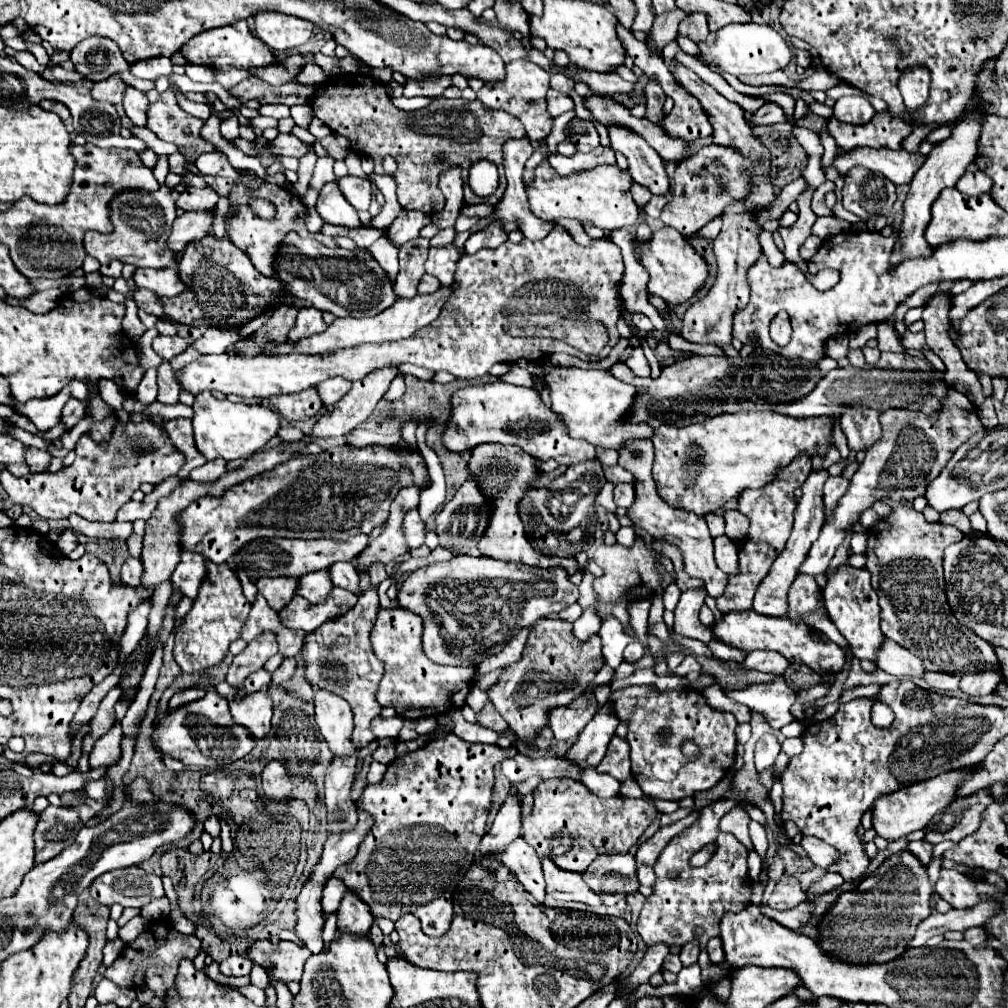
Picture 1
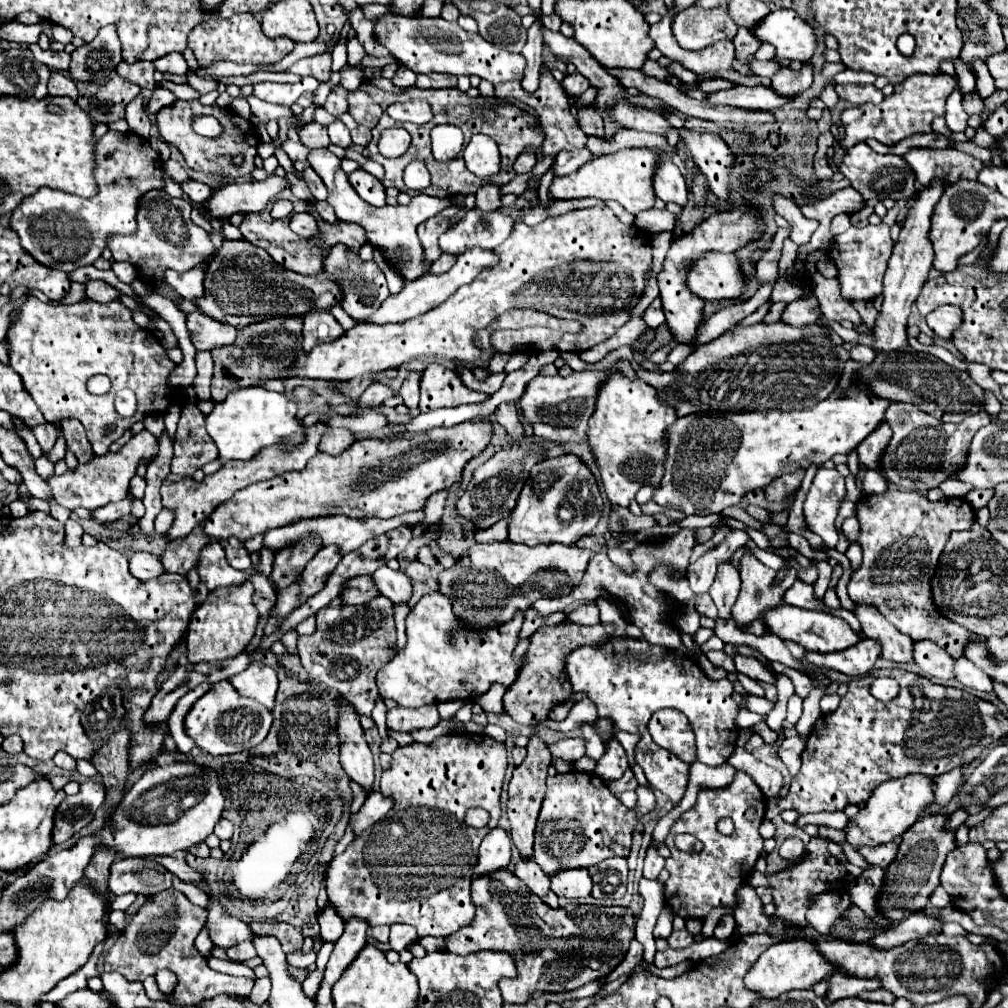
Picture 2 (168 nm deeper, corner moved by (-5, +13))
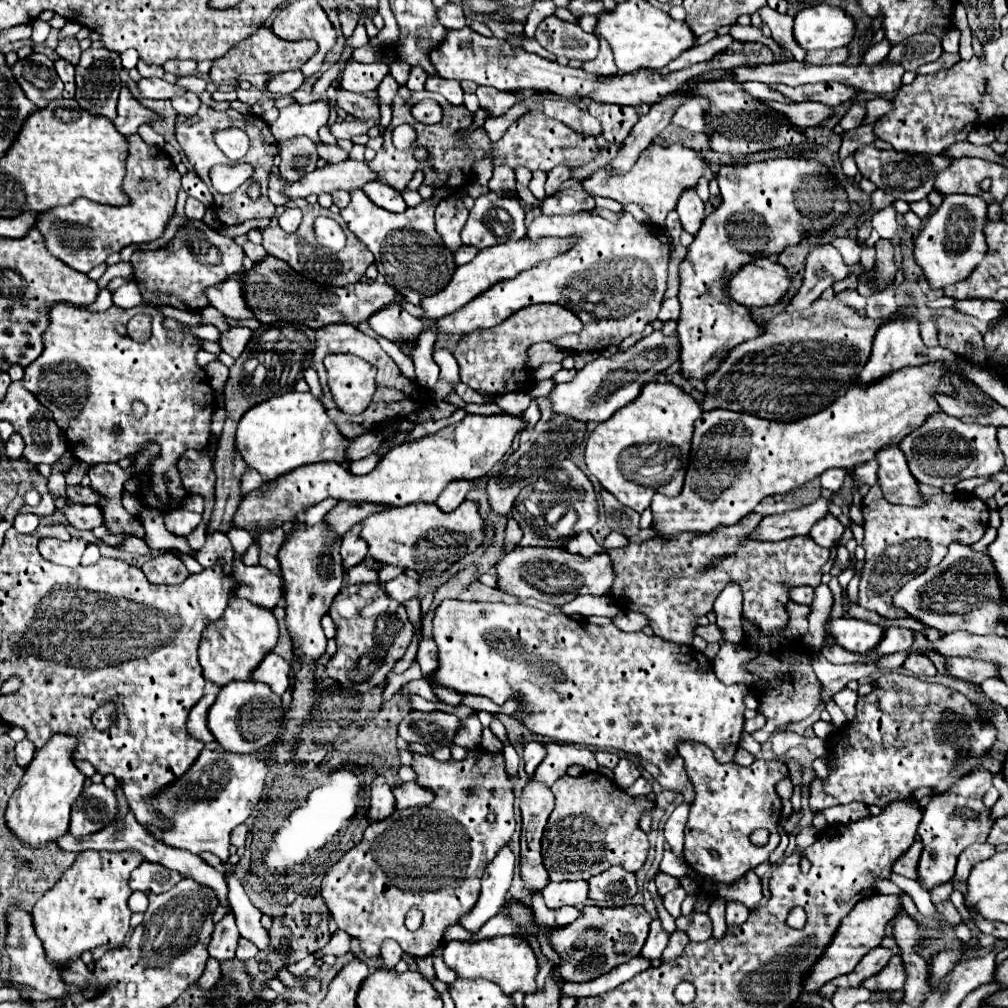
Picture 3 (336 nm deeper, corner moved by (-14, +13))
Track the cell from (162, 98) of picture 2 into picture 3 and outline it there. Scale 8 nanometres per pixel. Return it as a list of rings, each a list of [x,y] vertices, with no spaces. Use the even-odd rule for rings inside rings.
[[[188,93],[184,97],[172,99],[172,105],[182,115],[194,115],[194,113],[197,113],[198,107],[200,107],[200,99],[194,93]]]

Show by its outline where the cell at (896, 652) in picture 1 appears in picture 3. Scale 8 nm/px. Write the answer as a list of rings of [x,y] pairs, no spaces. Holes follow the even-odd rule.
[[[952,657],[948,661],[948,673],[962,679],[980,685],[980,681],[988,677],[998,677],[1000,679],[1000,669],[992,665],[992,661],[976,661],[968,657]]]

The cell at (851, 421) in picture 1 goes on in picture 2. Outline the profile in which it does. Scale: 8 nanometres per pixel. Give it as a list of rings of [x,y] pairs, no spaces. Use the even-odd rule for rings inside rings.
[[[883,421],[883,425],[879,425],[879,429],[875,429],[875,433],[867,437],[867,441],[859,443],[859,449],[857,449],[859,461],[871,469],[879,469],[879,457],[887,447],[889,439],[891,439],[891,427],[887,425],[887,421]]]

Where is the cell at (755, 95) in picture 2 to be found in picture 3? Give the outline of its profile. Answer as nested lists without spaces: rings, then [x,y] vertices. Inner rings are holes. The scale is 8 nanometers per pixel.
[[[816,83],[816,85],[800,85],[800,87],[788,87],[788,85],[772,85],[772,89],[780,91],[788,99],[802,103],[802,101],[818,101],[826,105],[842,105],[852,103],[858,95],[856,89],[848,89],[848,85],[840,83]]]

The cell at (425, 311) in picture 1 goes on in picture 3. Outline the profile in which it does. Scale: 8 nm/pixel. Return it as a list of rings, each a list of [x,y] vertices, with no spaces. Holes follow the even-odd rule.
[[[572,235],[572,237],[566,237],[566,239],[558,239],[558,237],[540,237],[540,239],[528,239],[528,237],[522,237],[518,241],[506,241],[502,245],[494,245],[490,249],[482,249],[478,251],[478,255],[466,263],[466,265],[460,265],[452,277],[452,281],[448,283],[446,289],[442,289],[438,295],[434,297],[426,297],[422,301],[422,309],[426,313],[426,319],[422,321],[434,321],[434,319],[440,319],[448,313],[454,313],[458,309],[462,309],[468,301],[472,301],[474,297],[478,297],[480,293],[488,291],[488,287],[500,283],[500,281],[508,281],[516,275],[520,275],[524,269],[532,269],[536,267],[540,261],[548,261],[552,257],[558,257],[560,253],[566,253],[566,249],[570,249],[572,245],[576,245],[578,237]]]

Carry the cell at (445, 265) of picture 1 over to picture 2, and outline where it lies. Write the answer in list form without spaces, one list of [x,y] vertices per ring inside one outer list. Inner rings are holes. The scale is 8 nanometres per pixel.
[[[471,209],[465,215],[465,219],[449,227],[439,237],[439,247],[443,253],[449,255],[461,255],[465,249],[477,245],[483,249],[493,249],[507,239],[511,227],[513,227],[513,219],[509,215],[503,215],[499,211],[477,213]]]

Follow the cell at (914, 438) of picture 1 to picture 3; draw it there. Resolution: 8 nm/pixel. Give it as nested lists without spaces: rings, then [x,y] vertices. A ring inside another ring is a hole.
[[[934,413],[922,427],[916,429],[916,433],[908,435],[900,449],[910,465],[912,475],[926,485],[944,487],[944,485],[956,485],[962,479],[968,477],[980,477],[980,475],[994,475],[1004,469],[1004,455],[1000,453],[998,441],[996,441],[996,427],[992,425],[978,425],[978,423],[964,423],[956,417],[950,417],[946,413]],[[960,445],[966,445],[966,457],[950,459],[950,455],[938,455],[942,449],[956,451]]]

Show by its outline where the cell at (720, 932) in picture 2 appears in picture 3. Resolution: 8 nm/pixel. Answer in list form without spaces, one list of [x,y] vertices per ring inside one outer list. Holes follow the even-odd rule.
[[[726,901],[726,923],[728,925],[742,925],[750,915],[750,909],[746,905],[740,905],[736,901]]]

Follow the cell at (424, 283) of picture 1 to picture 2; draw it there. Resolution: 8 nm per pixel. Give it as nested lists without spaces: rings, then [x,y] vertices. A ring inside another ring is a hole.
[[[443,253],[433,265],[431,265],[431,269],[429,269],[429,273],[435,273],[435,275],[441,275],[441,273],[445,273],[445,271],[449,271],[451,267],[453,267],[453,263],[455,263],[455,257],[453,255],[447,255],[447,253]]]

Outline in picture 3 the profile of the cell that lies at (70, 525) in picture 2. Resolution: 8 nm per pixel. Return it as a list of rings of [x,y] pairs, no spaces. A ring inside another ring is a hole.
[[[42,539],[38,549],[44,559],[48,559],[56,565],[76,567],[76,565],[80,565],[80,557],[82,557],[86,545],[88,543],[84,539],[72,539],[68,543],[60,541],[60,539]]]

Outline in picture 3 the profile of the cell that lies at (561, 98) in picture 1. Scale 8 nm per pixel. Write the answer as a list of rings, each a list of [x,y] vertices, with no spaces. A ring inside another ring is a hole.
[[[600,41],[600,51],[598,51],[596,59],[586,61],[584,63],[584,69],[588,73],[596,73],[596,75],[616,75],[618,73],[616,63],[614,63],[614,57],[612,57],[612,49],[610,49],[608,41]]]

